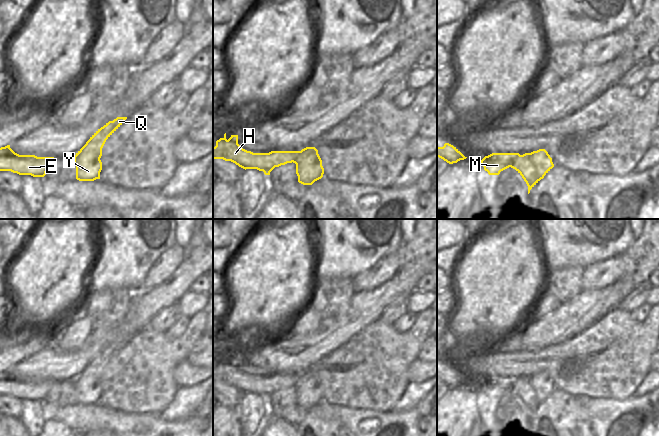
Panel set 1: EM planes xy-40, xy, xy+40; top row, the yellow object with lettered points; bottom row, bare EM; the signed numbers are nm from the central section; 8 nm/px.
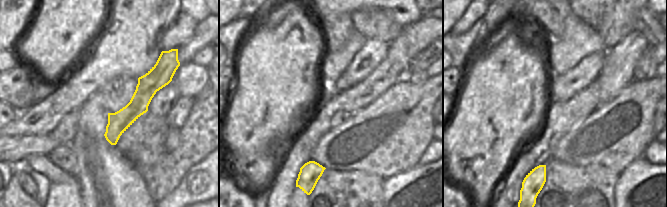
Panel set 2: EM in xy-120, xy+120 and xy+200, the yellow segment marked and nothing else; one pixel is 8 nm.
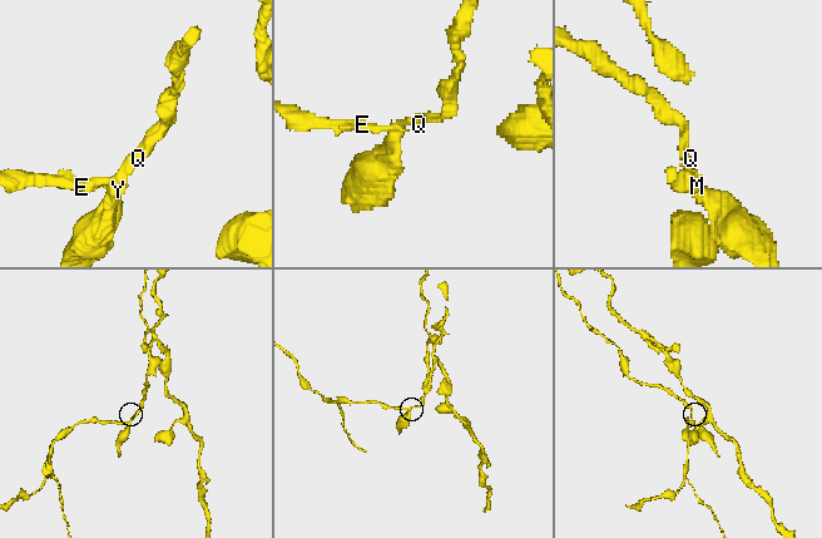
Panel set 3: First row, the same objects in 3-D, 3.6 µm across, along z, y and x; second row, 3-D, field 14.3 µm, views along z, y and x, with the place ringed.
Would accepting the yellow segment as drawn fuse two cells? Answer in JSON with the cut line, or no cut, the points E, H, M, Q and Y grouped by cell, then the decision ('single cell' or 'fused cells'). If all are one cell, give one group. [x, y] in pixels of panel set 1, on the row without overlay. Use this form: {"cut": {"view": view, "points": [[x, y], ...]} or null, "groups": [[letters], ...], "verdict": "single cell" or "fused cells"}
{"cut": {"view": "xy+40", "points": [[520, 379], [509, 390]]}, "groups": [["E", "H", "M"], ["Q", "Y"]], "verdict": "fused cells"}

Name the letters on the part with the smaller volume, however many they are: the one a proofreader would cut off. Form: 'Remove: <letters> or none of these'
Remove: Q, Y

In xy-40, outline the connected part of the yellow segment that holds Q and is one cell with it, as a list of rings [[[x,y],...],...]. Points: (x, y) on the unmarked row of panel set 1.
[[[117,341],[98,353],[74,380],[76,403],[94,405],[100,403],[102,372],[106,364],[124,347],[127,341]]]

